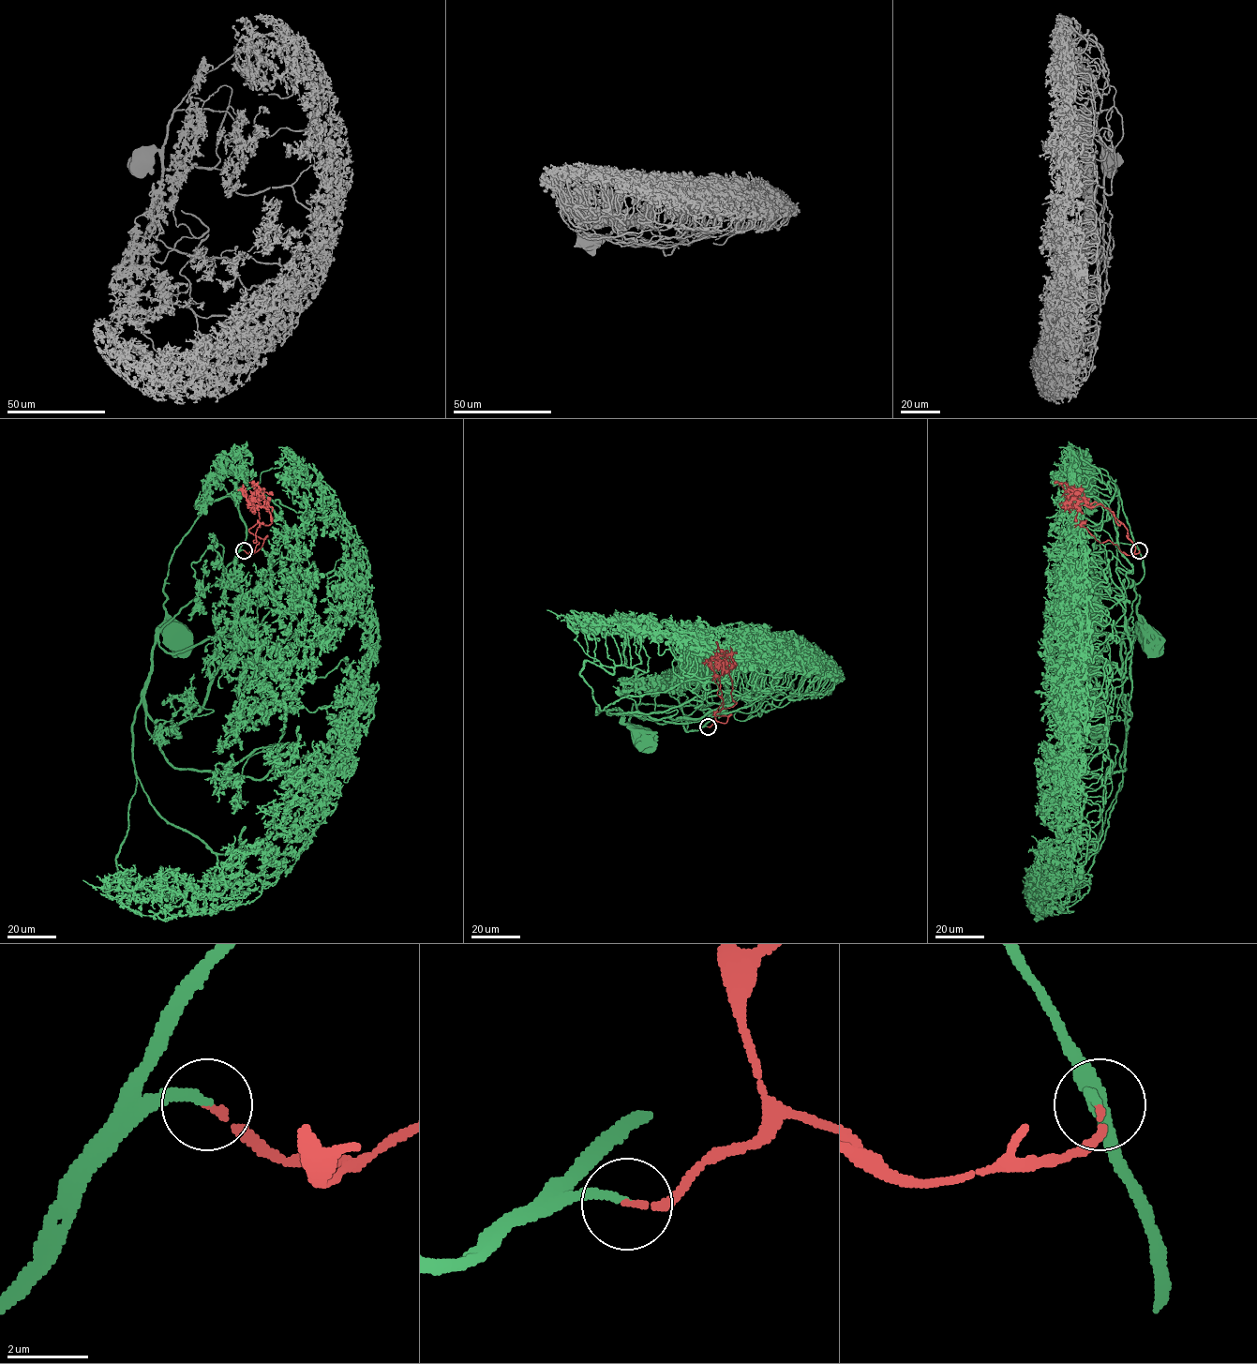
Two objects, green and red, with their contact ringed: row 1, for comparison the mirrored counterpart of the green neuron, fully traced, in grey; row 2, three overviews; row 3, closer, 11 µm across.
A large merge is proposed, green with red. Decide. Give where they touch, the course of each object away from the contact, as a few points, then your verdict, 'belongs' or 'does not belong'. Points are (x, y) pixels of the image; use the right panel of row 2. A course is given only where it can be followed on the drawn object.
(1139, 550) | green via (1139, 550), (1144, 577), (1133, 584), (1136, 597), (1128, 629), (1147, 636) | red via (1139, 550), (1134, 553), (1128, 529), (1118, 525), (1112, 512), (1101, 504), (1079, 504), (1071, 491), (1054, 482) | belongs

